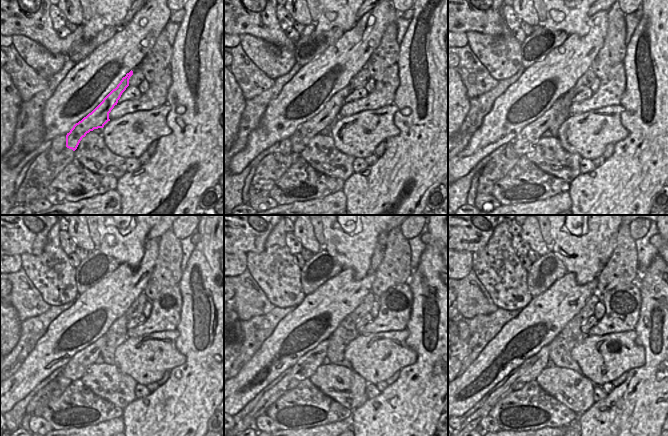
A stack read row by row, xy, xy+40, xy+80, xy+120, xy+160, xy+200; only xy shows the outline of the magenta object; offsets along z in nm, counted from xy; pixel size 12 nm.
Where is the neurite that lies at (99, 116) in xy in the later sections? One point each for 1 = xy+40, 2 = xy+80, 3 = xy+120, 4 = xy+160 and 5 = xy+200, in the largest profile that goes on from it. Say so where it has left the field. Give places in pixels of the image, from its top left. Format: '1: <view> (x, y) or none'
1: xy+40 (304, 132)
2: xy+80 (530, 134)
3: xy+120 (77, 367)
4: xy+160 (306, 366)
5: xy+200 (532, 367)

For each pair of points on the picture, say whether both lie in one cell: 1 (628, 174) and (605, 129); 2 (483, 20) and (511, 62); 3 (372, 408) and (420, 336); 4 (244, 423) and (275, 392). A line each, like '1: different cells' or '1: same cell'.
1: different cells
2: different cells
3: same cell
4: same cell

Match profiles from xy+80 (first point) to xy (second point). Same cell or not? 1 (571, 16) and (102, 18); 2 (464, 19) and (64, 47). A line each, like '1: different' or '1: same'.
1: same
2: same

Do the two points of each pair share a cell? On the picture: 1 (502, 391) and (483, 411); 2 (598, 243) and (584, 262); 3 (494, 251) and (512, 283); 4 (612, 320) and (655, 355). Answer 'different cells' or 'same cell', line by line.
1: same cell
2: same cell
3: same cell
4: different cells

